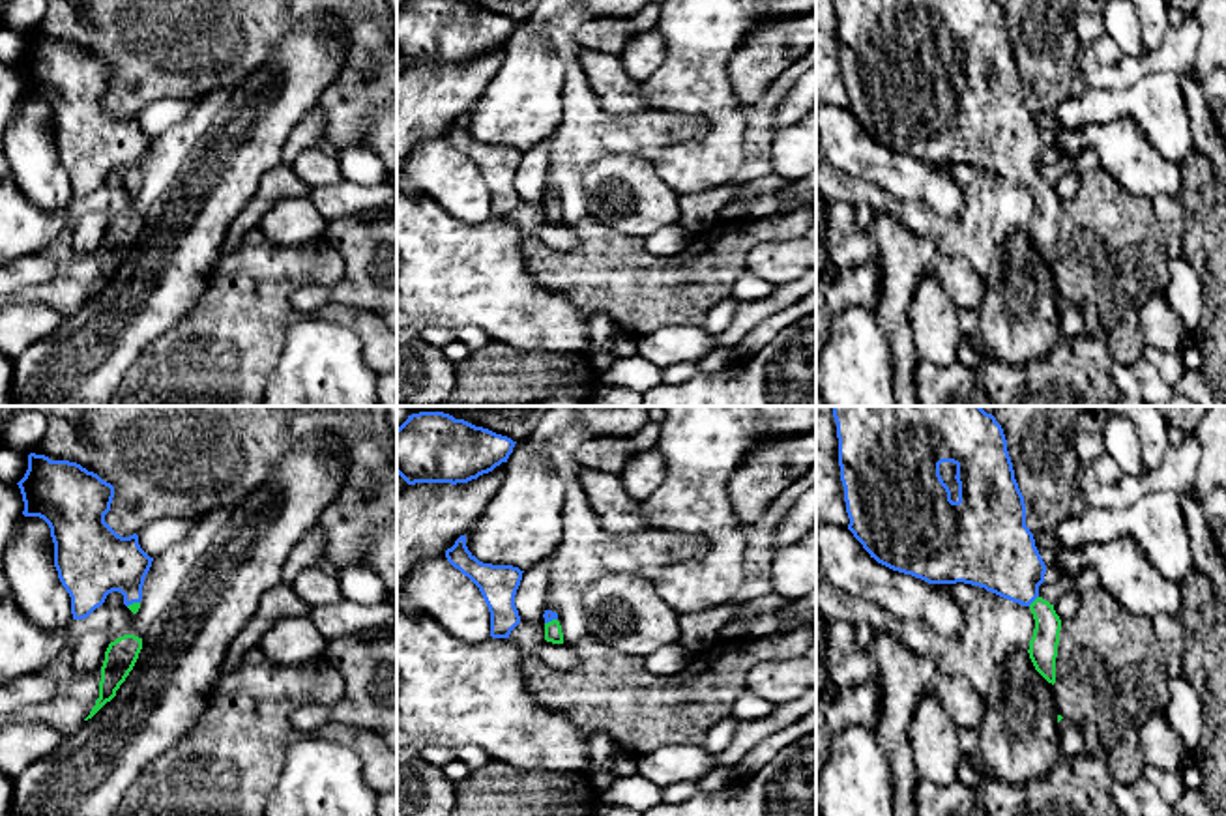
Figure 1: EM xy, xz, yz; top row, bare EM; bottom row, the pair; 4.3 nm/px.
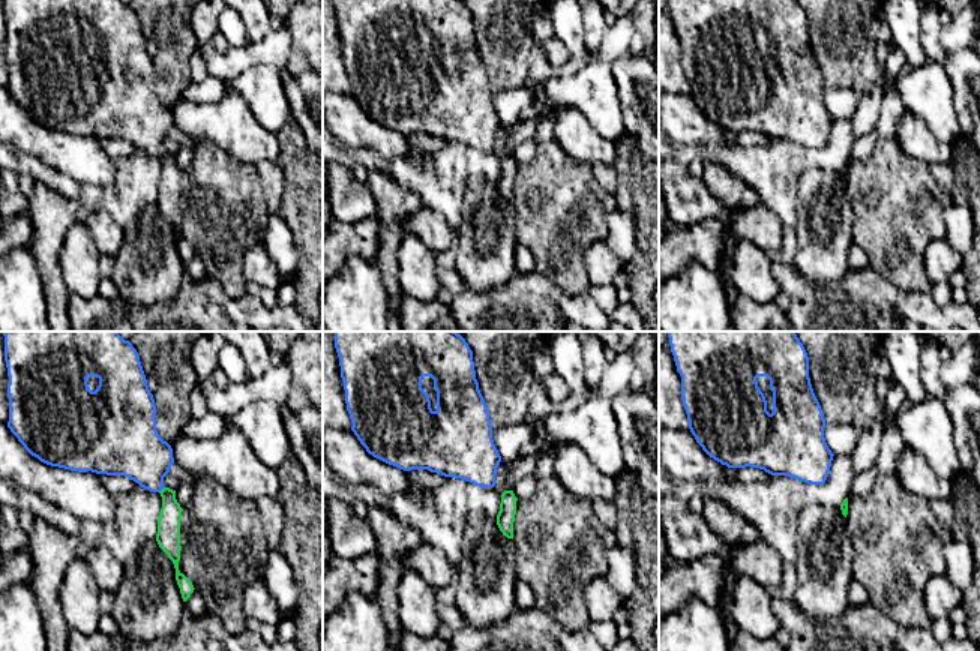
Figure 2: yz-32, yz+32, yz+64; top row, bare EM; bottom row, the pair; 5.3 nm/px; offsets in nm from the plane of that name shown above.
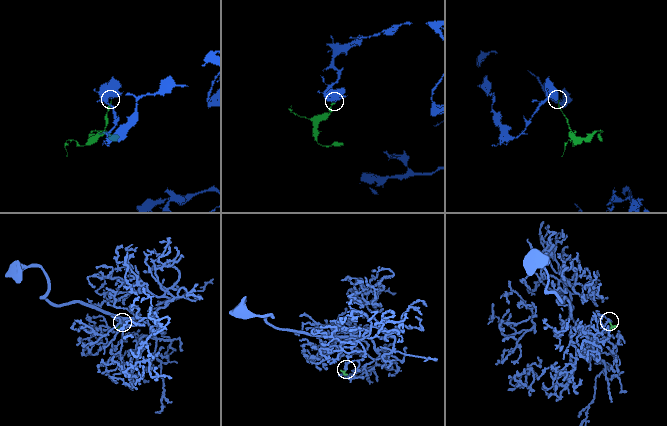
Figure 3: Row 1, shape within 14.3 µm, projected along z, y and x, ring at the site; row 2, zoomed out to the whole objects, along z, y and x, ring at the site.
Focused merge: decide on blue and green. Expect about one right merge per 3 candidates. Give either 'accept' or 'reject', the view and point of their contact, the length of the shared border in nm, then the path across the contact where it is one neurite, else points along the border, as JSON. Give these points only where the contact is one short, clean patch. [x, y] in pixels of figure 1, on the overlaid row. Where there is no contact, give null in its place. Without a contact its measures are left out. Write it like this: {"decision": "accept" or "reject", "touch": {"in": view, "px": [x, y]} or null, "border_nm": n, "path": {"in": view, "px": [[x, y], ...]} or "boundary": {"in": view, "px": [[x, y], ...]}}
{"decision": "accept", "touch": {"in": "yz", "px": [1032, 601]}, "border_nm": 60, "path": {"in": "yz", "px": [[998, 554], [1015, 571], [1032, 601], [1043, 612], [1043, 646]]}}

